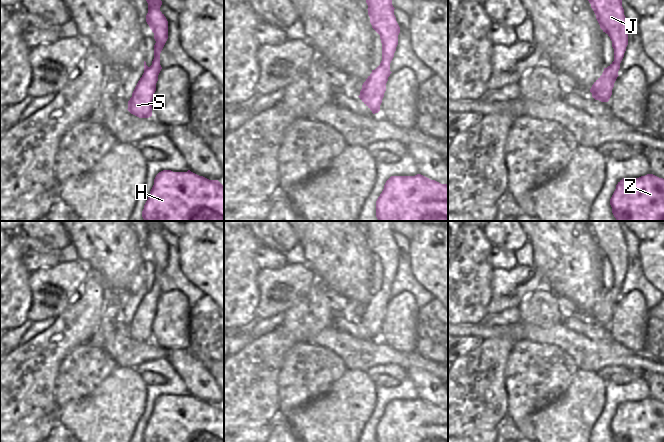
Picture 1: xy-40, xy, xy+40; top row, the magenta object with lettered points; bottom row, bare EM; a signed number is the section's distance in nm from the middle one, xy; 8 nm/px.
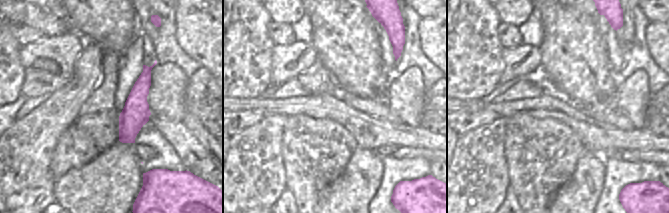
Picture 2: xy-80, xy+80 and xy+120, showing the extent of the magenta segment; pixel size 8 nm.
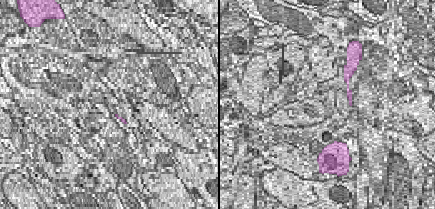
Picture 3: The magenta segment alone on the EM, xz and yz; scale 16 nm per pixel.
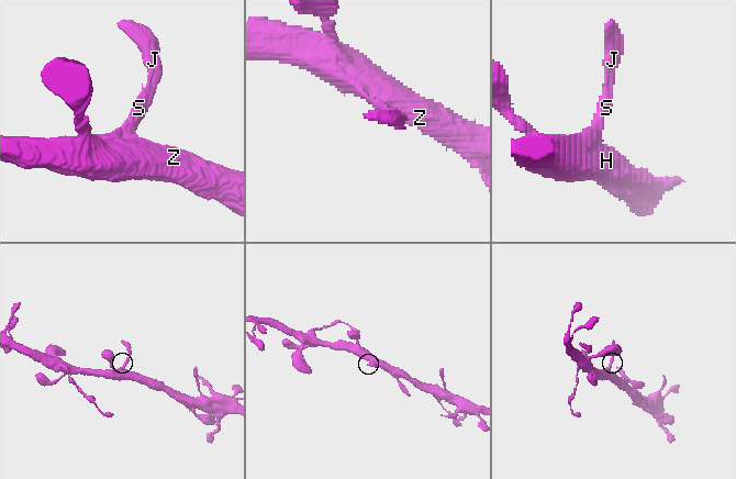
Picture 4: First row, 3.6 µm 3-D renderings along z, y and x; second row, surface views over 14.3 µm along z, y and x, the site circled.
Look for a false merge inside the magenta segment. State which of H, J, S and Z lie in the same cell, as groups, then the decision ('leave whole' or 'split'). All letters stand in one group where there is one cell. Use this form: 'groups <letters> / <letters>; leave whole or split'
groups H J S Z; leave whole

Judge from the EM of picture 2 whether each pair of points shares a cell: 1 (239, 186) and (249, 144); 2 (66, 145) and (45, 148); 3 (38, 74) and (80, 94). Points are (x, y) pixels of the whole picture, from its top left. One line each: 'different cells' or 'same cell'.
1: same cell
2: different cells
3: different cells

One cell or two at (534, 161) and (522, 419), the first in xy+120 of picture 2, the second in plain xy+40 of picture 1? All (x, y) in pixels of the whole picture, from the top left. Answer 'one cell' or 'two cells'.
one cell

